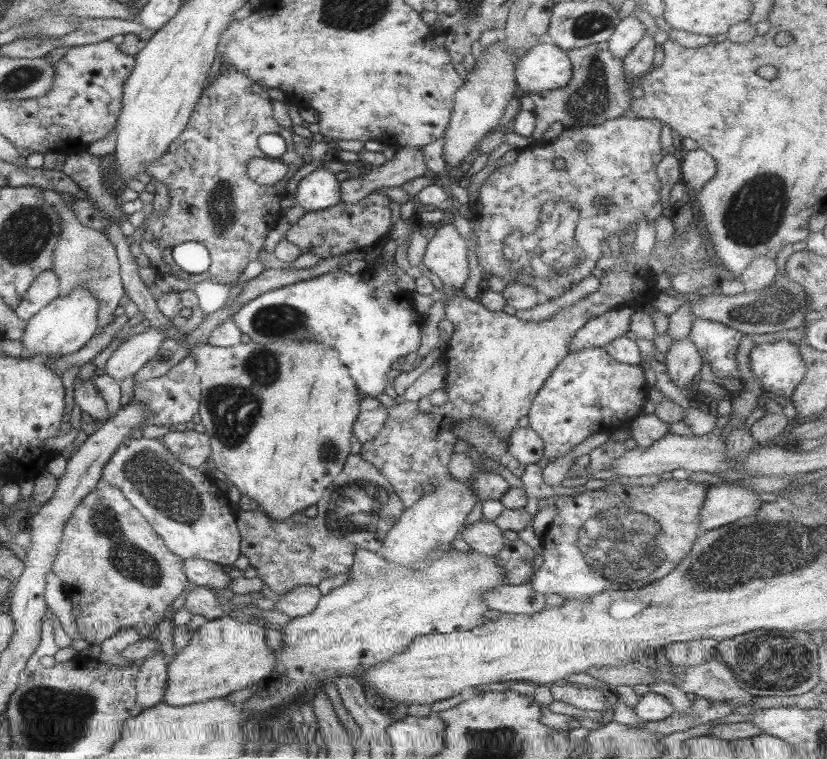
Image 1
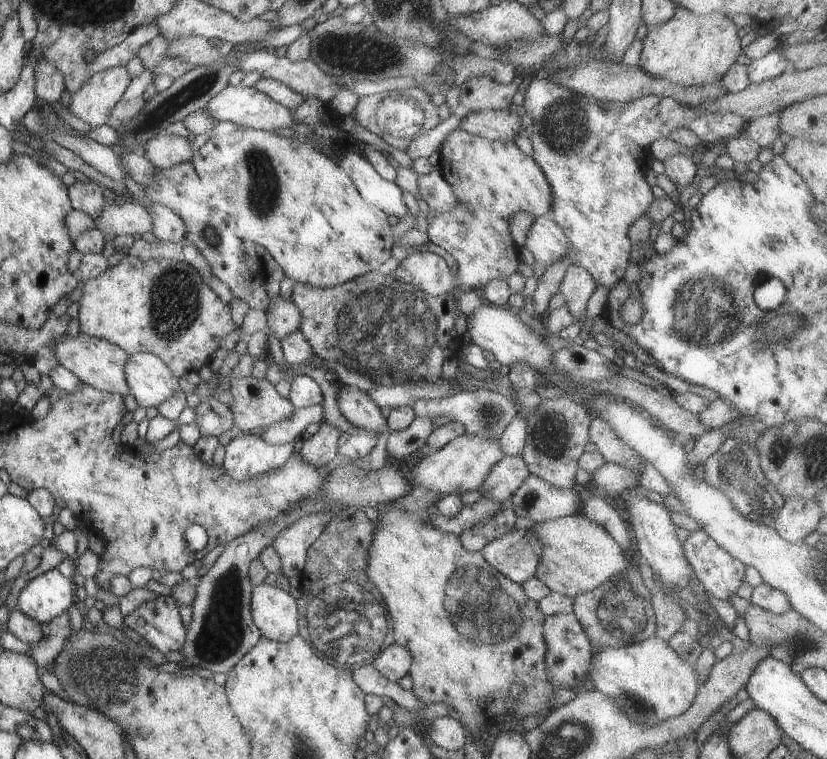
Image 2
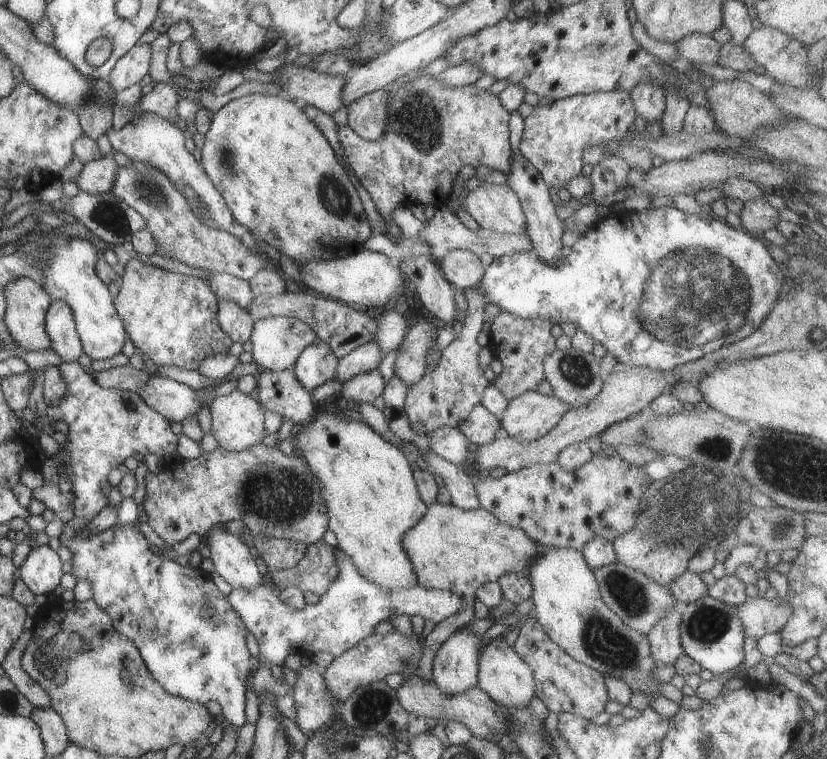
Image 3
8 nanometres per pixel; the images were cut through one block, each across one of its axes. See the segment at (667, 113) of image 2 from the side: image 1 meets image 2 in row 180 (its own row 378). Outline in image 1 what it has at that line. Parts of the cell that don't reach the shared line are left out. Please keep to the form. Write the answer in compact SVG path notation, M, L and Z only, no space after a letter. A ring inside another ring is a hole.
M602 347L568 352L534 396L526 414L528 428L542 440L542 456L552 462L587 436L612 433L627 426L642 409L647 389L640 365L617 362Z

